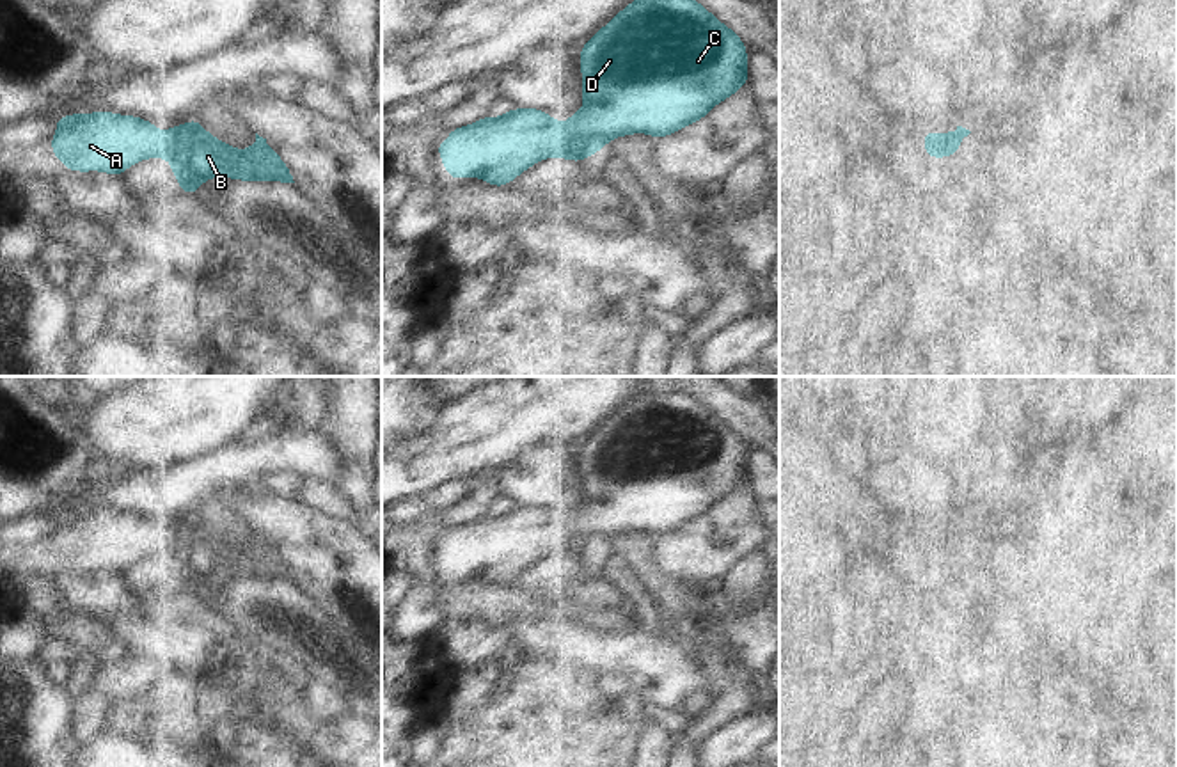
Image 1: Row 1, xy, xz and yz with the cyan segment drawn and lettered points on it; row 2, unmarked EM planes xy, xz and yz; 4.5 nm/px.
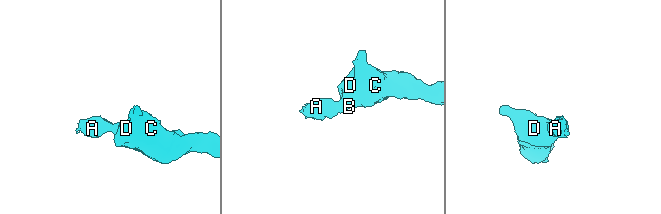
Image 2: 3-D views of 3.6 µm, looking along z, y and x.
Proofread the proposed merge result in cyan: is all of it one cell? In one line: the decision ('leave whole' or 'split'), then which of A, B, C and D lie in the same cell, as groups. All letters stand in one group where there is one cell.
leave whole | A B C D

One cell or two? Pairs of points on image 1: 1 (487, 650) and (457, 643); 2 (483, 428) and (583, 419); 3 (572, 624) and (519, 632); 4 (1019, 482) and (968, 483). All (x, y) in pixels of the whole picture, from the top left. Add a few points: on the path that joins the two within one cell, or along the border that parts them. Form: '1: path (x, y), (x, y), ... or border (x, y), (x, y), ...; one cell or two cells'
1: path (480, 650), (464, 650); one cell
2: path (508, 419), (558, 419); one cell
3: path (560, 624), (531, 627); one cell
4: path (1007, 482), (980, 483); one cell

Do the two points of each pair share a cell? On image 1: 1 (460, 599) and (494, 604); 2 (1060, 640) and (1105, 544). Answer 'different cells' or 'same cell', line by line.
1: same cell
2: same cell

